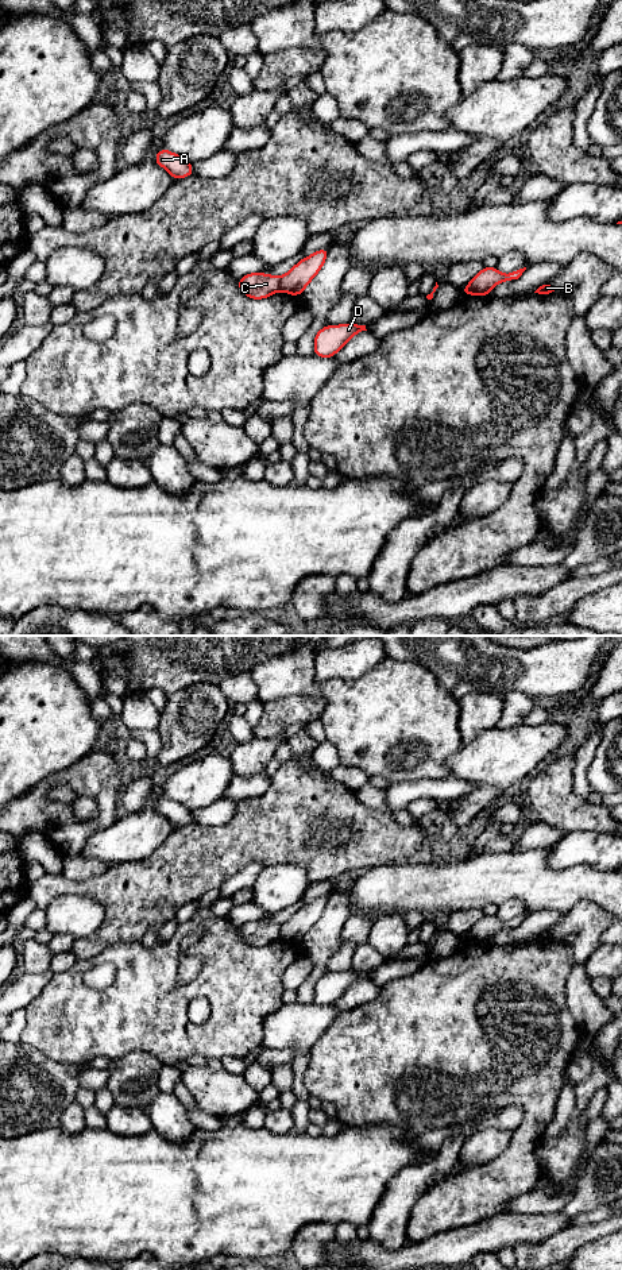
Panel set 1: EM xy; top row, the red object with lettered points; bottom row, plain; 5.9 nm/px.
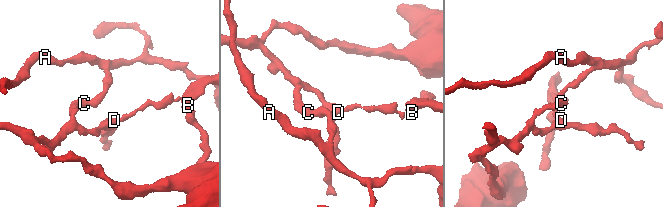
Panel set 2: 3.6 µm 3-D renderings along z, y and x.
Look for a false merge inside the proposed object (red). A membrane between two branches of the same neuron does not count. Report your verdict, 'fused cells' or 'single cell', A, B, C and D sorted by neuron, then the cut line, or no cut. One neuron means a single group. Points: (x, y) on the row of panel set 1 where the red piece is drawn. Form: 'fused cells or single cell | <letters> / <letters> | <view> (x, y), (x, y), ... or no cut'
fused cells | A B / C D | xy (279, 278), (281, 289)

